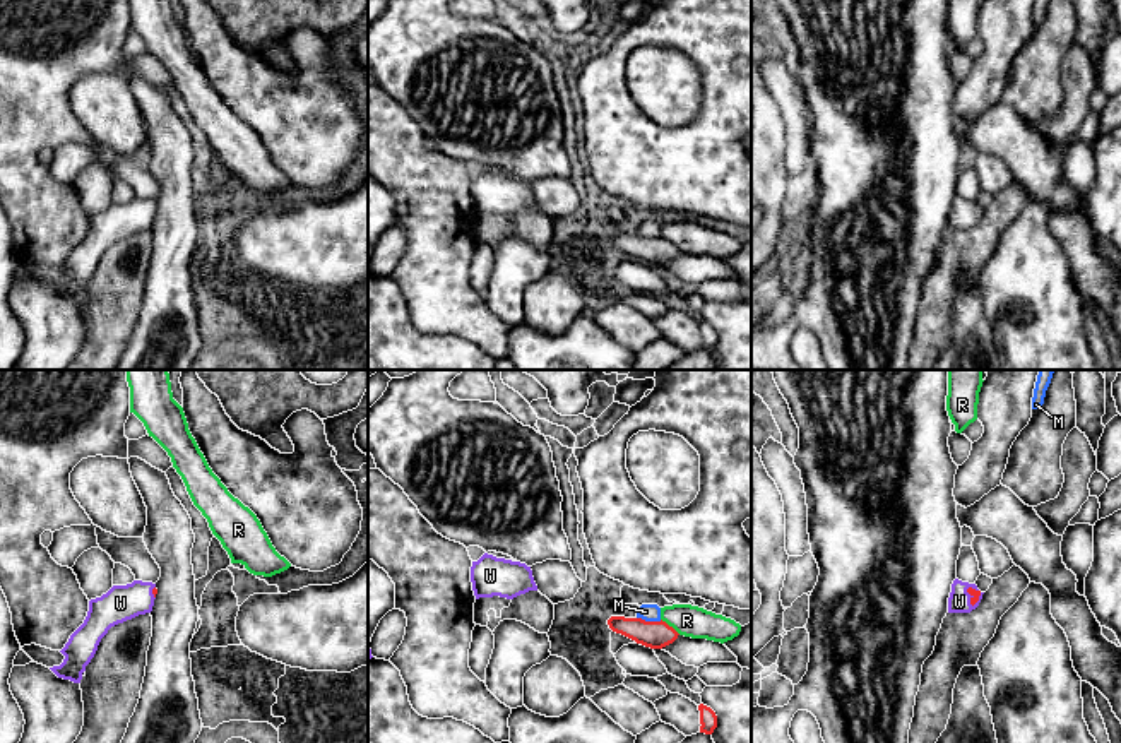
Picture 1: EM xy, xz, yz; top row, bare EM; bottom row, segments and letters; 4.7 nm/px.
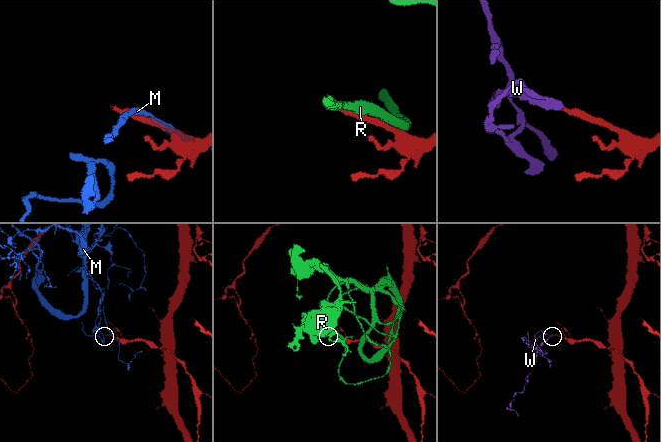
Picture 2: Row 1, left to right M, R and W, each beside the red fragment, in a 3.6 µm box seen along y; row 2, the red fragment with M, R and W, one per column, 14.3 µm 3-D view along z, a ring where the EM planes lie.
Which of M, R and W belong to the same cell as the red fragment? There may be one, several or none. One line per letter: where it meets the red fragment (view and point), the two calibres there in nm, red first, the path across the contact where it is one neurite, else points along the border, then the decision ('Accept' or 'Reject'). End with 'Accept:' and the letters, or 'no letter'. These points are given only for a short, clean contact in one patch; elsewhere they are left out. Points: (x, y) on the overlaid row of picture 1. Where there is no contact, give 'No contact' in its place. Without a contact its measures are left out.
M: Touches red at xz (649, 622). Thickness 130 nm (red) against 80 nm. Reject
R: Touches red at xz (671, 627). Thickness 130 nm (red) against 150 nm. Reject
W: Touches red at yz (971, 594). Thickness 40 nm (red) against 110 nm. Path across: yz (971, 591), (971, 594), (959, 601). Accept
Accept: W

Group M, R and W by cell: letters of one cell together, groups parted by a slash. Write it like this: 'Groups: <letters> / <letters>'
Groups: M / R / W

